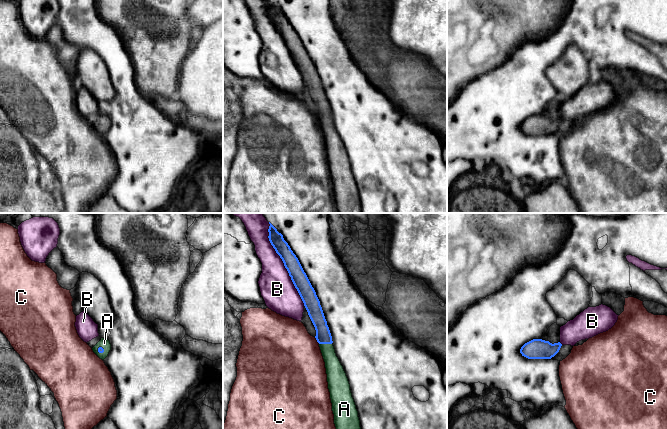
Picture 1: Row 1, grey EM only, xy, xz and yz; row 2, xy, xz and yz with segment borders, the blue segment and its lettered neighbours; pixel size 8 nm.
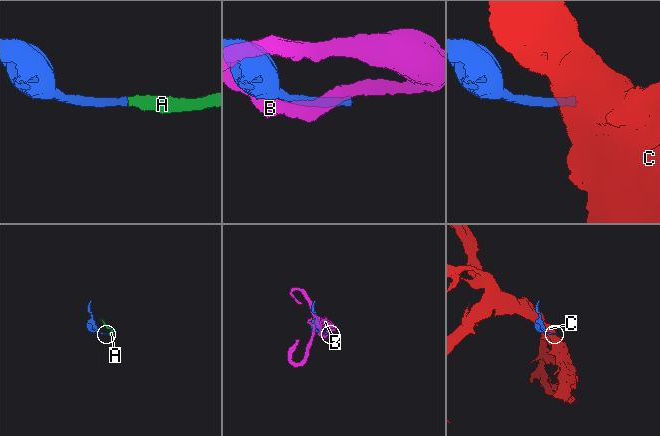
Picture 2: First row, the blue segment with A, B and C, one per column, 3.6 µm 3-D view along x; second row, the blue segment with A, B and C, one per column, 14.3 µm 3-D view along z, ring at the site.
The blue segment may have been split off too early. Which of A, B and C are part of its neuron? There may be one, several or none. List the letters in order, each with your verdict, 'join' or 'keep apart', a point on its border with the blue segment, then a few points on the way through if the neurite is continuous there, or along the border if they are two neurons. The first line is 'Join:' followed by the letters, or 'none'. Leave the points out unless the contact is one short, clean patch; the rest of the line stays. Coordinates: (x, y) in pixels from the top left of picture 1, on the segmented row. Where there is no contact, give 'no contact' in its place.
Join: A
A: join | xz (325, 343) | across xz (323, 336), (325, 343), (334, 370)
B: keep apart | xz (284, 264)
C: keep apart | xz (316, 339) | along xz (314, 337), (319, 343)

